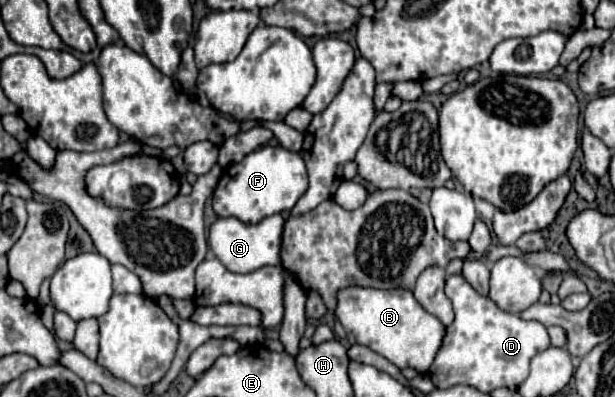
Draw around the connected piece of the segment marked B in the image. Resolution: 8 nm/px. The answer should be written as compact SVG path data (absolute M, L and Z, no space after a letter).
M346 287L346 291L338 293L336 317L346 329L348 341L366 345L368 349L386 357L398 369L412 367L418 373L428 373L442 339L446 335L446 327L430 315L406 289L370 289L370 287Z

